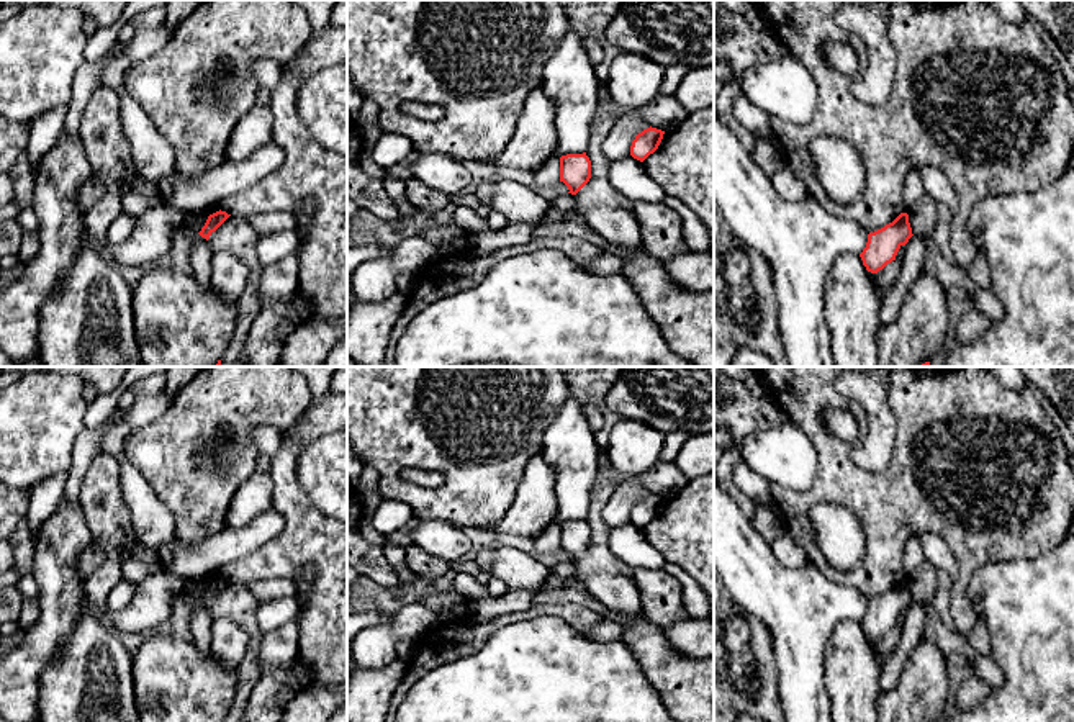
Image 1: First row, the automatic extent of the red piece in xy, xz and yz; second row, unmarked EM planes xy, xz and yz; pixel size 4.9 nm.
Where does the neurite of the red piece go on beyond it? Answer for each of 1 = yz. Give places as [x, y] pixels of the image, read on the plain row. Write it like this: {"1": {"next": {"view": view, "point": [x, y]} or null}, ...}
{"1": {"next": null}}

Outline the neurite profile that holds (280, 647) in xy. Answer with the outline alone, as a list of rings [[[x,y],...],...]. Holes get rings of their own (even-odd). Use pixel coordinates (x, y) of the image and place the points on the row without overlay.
[[[298,614],[282,627],[264,632],[259,648],[259,666],[262,673],[270,668],[288,666],[300,655]]]

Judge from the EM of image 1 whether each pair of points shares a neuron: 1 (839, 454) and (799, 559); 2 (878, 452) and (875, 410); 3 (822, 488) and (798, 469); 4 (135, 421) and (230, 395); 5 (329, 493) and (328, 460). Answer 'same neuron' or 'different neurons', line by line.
1: different neurons
2: same neuron
3: different neurons
4: different neurons
5: same neuron

